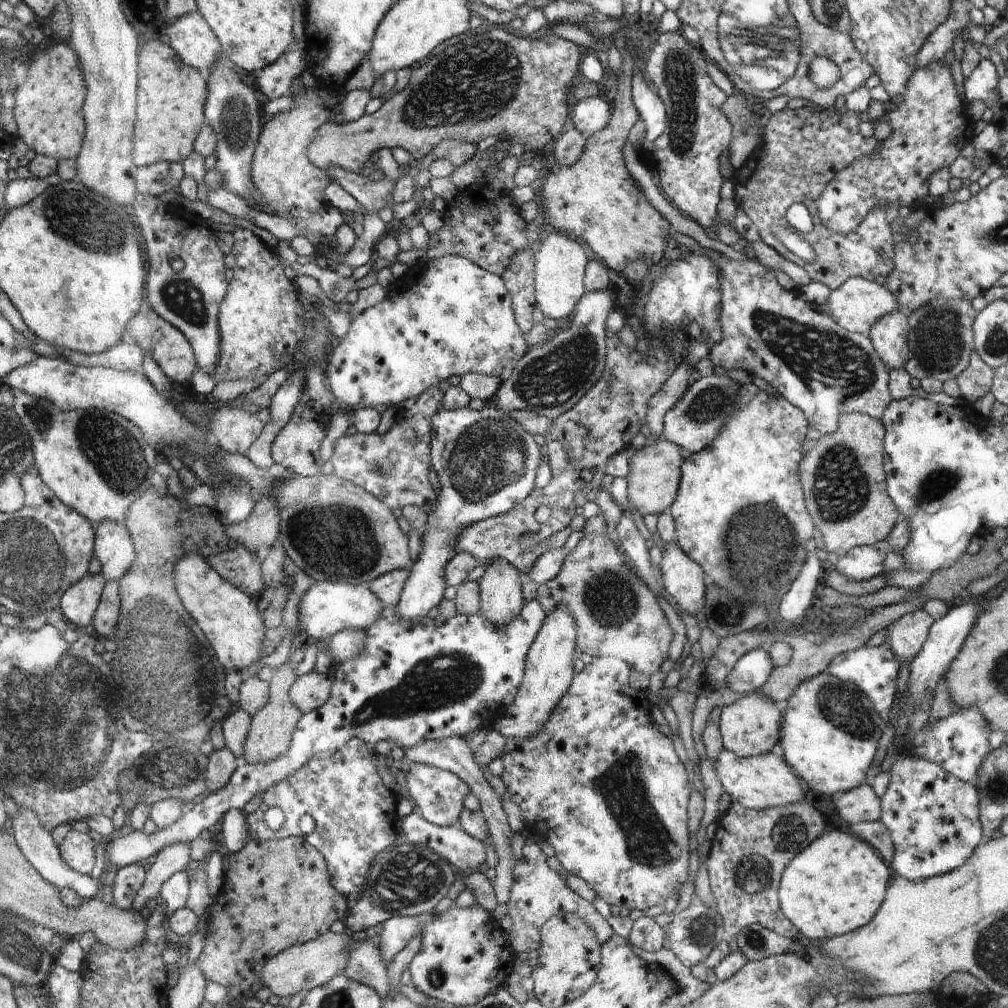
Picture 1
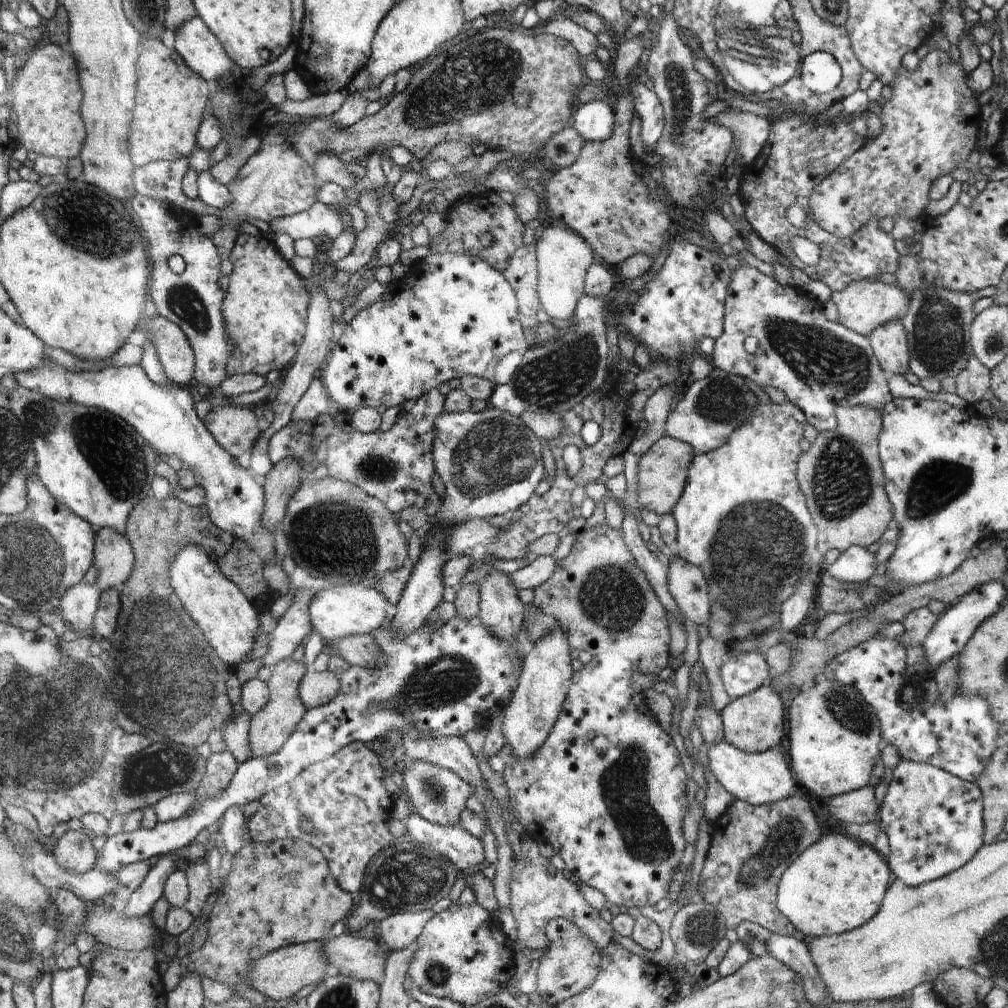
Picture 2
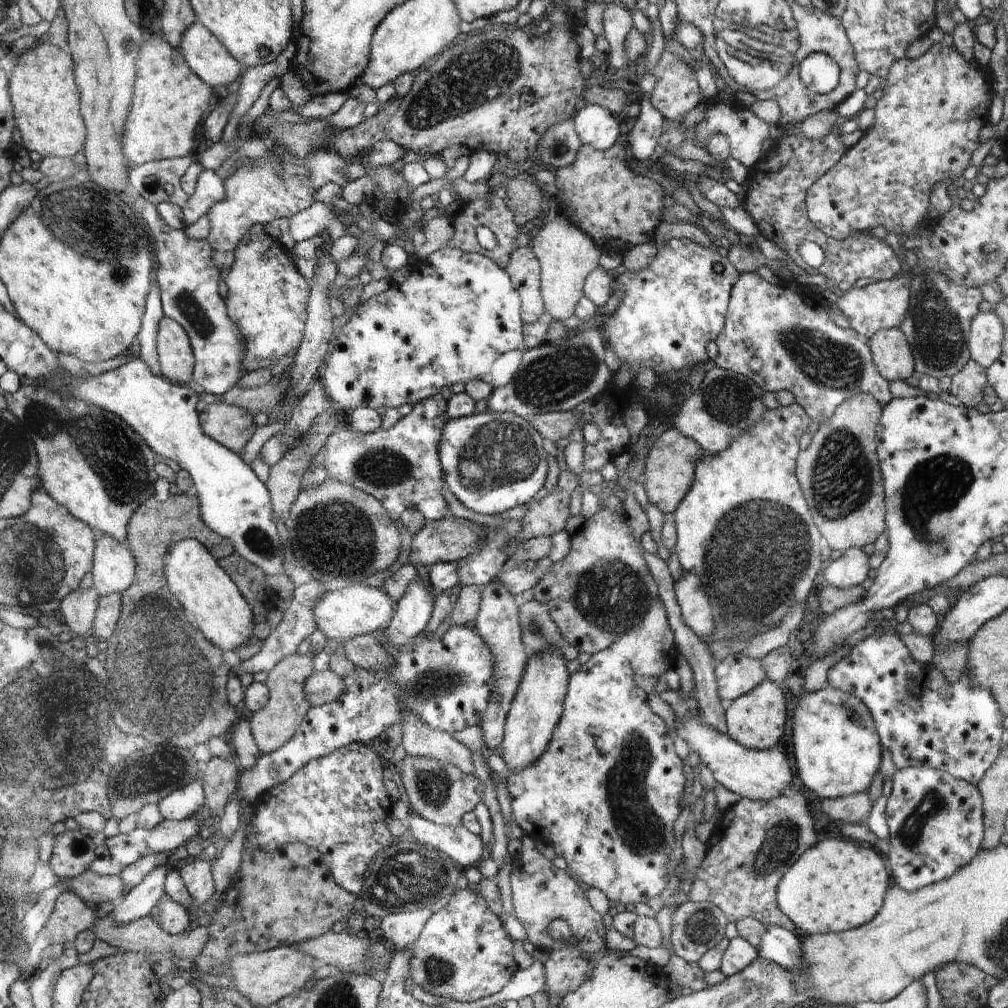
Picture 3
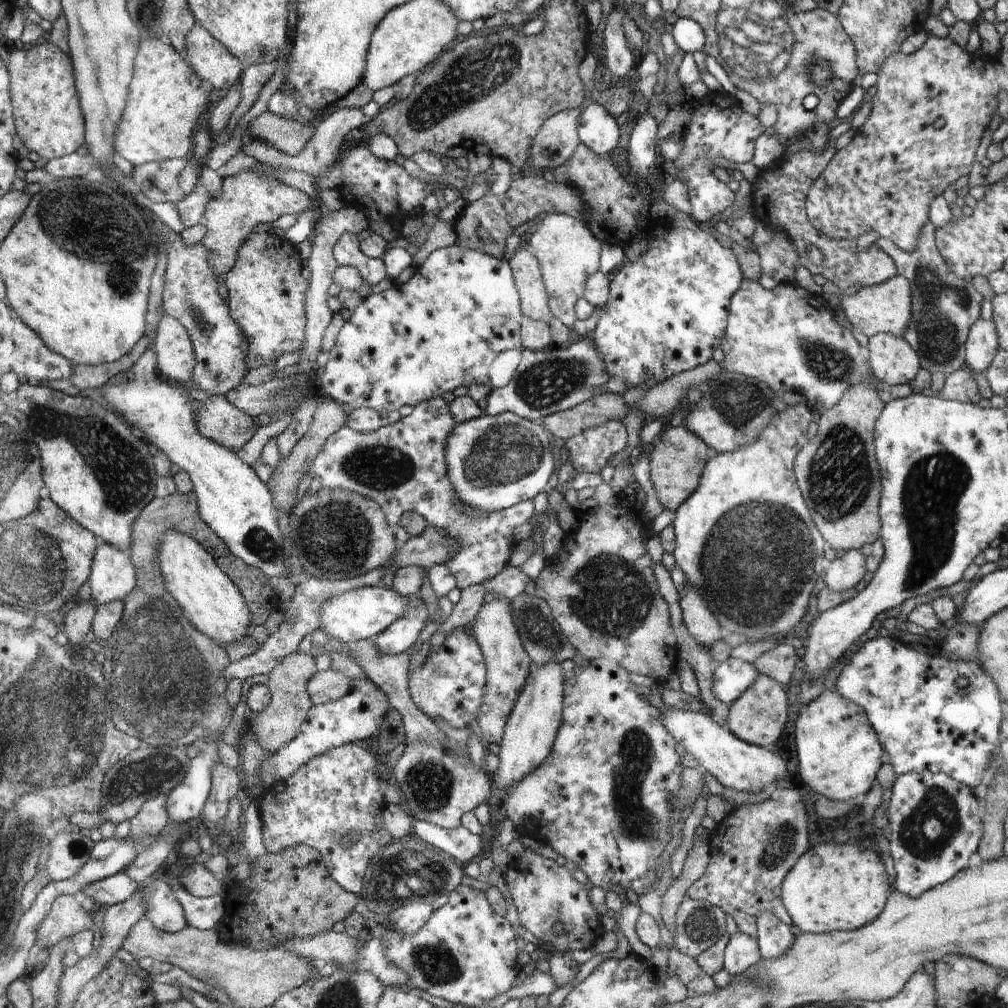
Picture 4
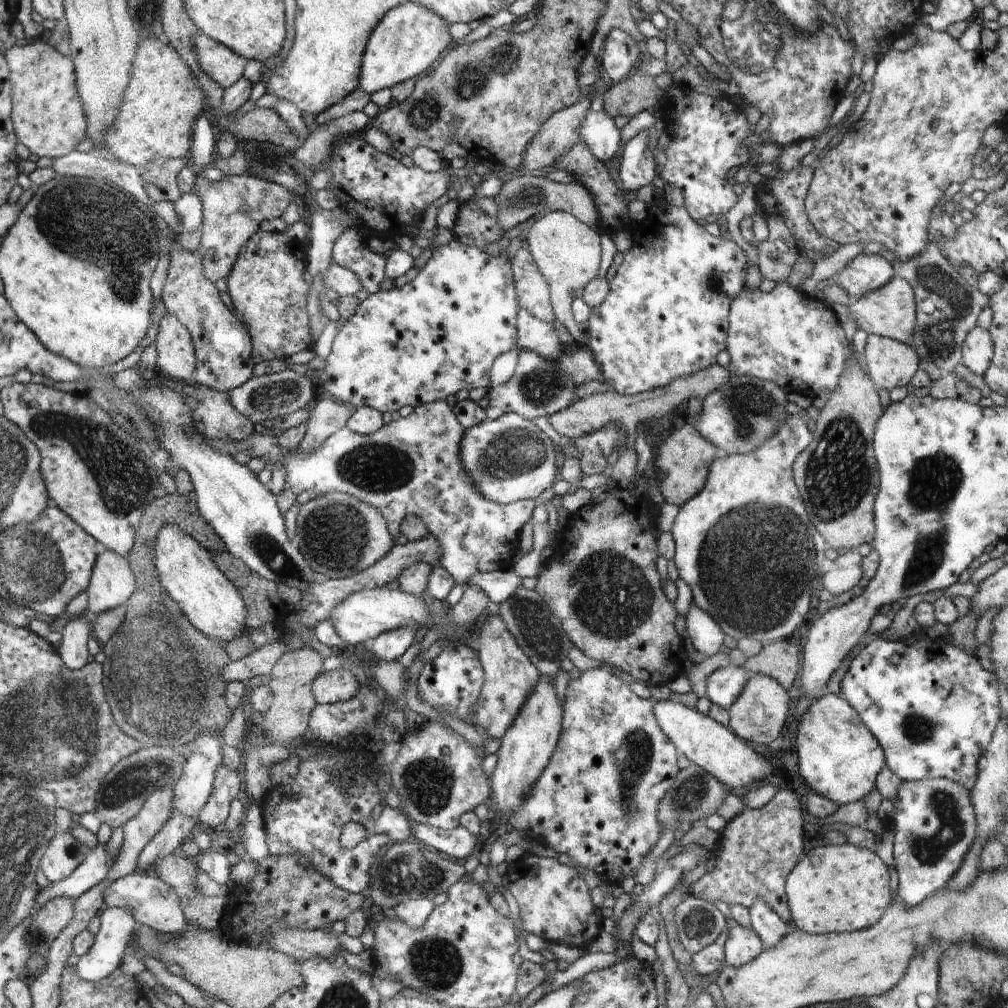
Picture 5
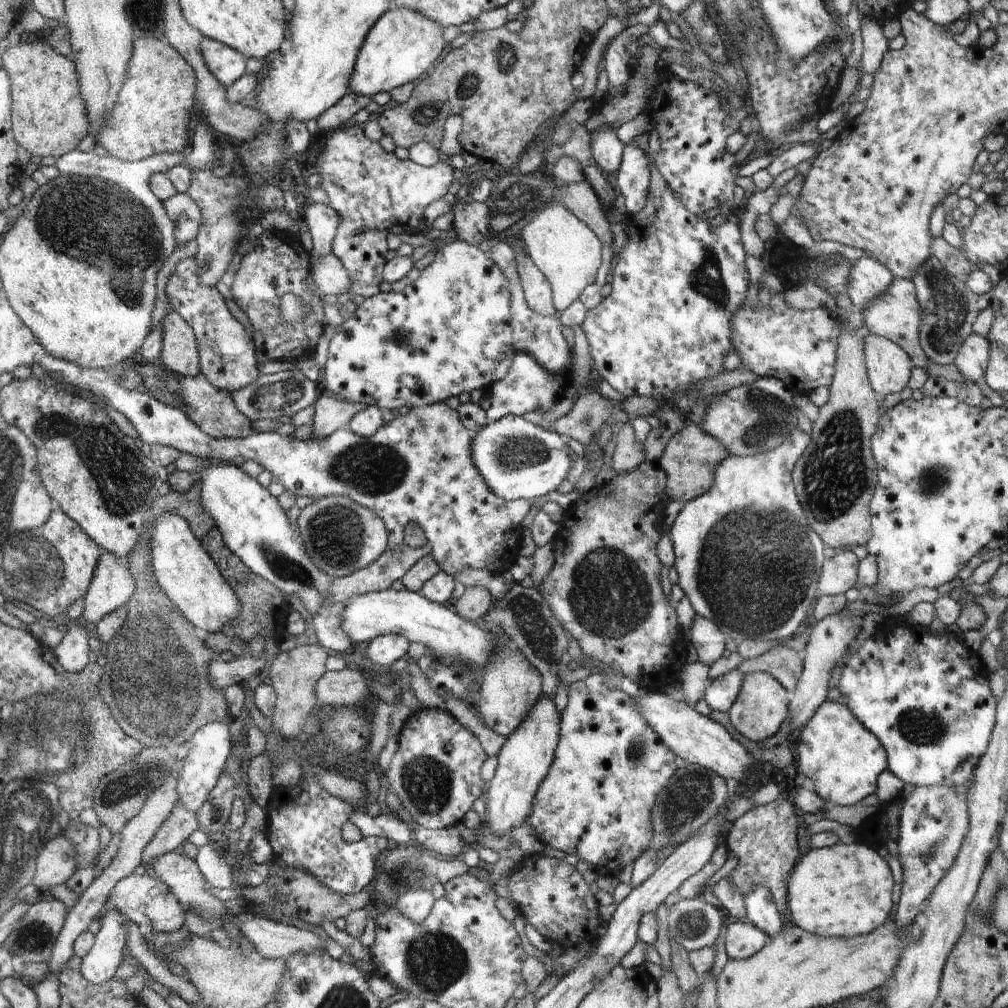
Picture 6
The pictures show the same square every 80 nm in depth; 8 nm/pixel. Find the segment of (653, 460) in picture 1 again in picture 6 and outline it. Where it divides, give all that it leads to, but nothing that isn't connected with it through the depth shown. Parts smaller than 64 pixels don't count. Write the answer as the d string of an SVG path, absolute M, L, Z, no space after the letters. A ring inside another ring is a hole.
M689 421L686 429L671 439L663 454L662 464L667 474L667 494L672 501L687 502L702 497L715 484L716 469L729 453L718 438L712 438L706 430Z

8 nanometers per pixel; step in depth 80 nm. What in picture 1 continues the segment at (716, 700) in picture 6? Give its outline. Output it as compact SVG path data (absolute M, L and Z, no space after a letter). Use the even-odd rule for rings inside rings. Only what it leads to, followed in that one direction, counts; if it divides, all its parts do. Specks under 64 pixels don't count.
M766 648L751 650L740 657L727 678L727 690L748 694L756 692L771 675L774 666Z

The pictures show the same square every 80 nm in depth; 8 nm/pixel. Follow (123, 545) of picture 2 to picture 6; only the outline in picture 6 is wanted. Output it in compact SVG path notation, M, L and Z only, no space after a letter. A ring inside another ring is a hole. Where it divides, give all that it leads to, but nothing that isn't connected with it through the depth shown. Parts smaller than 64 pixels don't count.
M105 551L95 570L95 579L87 598L84 598L82 622L90 627L95 626L104 616L125 606L134 592L135 581L129 568Z

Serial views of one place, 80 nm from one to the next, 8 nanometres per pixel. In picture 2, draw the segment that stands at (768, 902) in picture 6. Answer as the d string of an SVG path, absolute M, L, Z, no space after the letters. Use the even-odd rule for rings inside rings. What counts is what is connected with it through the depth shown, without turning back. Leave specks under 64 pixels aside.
M772 932L770 938L766 940L766 950L768 955L786 964L801 979L808 1002L814 1006L821 1003L835 1006L834 1001L826 992L824 982L820 980L820 974L818 974L818 970L812 962L812 956L810 956L808 947L804 942L796 940L792 936Z

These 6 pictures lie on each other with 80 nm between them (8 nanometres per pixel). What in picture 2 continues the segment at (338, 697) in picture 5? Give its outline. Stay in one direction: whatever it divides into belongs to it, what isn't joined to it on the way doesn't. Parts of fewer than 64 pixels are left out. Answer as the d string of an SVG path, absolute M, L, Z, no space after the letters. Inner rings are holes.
M312 668L299 684L299 696L307 709L328 704L338 694L338 690L340 680L328 670L317 672Z

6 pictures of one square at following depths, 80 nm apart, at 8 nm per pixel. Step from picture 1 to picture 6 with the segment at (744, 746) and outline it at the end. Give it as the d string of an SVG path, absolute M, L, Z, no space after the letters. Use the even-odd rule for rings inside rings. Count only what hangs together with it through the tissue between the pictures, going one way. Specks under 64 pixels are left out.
M754 672L746 674L740 684L740 692L730 708L730 722L732 726L748 740L762 742L778 732L782 722L788 714L788 696L786 690L772 674Z

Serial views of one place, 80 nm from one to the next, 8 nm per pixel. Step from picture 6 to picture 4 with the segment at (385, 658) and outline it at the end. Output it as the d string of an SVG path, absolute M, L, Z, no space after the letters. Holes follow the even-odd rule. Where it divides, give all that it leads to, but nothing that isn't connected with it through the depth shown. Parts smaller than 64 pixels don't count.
M417 596L411 598L411 610L404 614L394 625L388 626L379 636L374 638L376 648L380 648L382 653L398 655L407 653L417 641L422 628L426 626L428 620L426 605Z

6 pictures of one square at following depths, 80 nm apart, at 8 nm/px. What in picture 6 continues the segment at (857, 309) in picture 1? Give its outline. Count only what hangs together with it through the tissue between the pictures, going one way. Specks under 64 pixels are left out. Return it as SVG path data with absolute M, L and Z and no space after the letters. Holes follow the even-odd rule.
M895 278L888 290L880 298L872 302L866 310L862 310L864 325L868 330L880 337L884 337L908 354L913 368L926 368L928 358L922 351L919 342L919 328L922 322L922 308L916 297L916 290L911 280Z

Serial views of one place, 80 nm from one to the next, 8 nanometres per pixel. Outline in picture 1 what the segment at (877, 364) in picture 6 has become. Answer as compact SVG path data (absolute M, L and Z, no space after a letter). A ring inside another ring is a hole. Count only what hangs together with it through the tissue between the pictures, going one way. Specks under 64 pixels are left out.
M896 309L879 318L867 334L888 371L903 367L908 362L908 319Z

